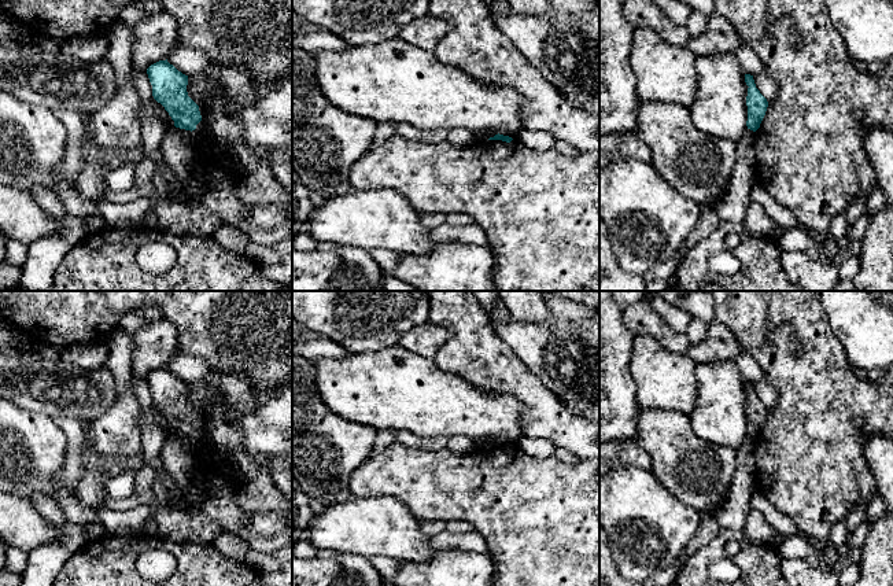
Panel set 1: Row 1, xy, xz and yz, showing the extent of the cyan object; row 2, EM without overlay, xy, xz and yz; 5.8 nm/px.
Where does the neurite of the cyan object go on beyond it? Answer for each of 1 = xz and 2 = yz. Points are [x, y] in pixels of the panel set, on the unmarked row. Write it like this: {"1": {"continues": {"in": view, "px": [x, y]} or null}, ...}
{"1": {"continues": null}, "2": {"continues": null}}

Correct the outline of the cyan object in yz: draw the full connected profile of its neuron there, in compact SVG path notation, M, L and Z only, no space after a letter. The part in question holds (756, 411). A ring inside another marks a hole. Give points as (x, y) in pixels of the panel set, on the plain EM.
M745 382L745 390L749 394L746 403L746 413L748 413L746 434L748 436L756 439L760 435L760 431L765 423L768 409L756 395L753 383Z

